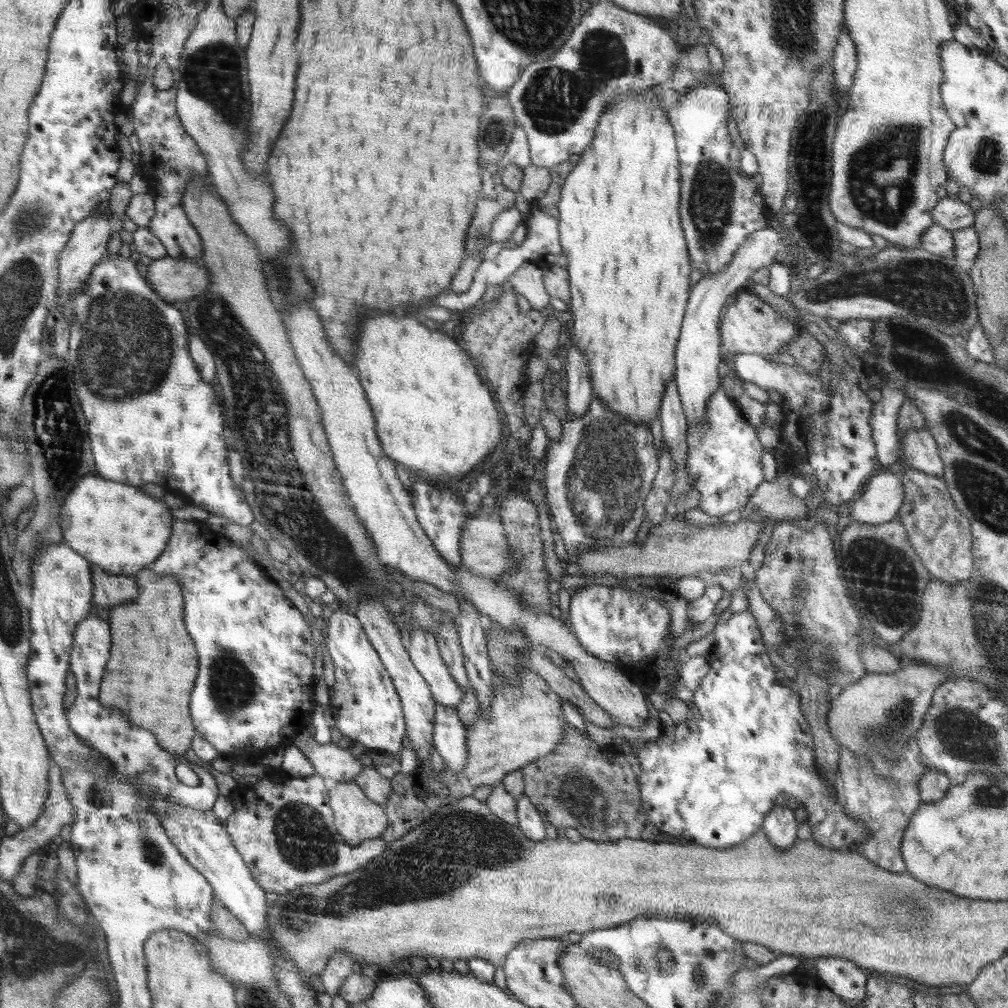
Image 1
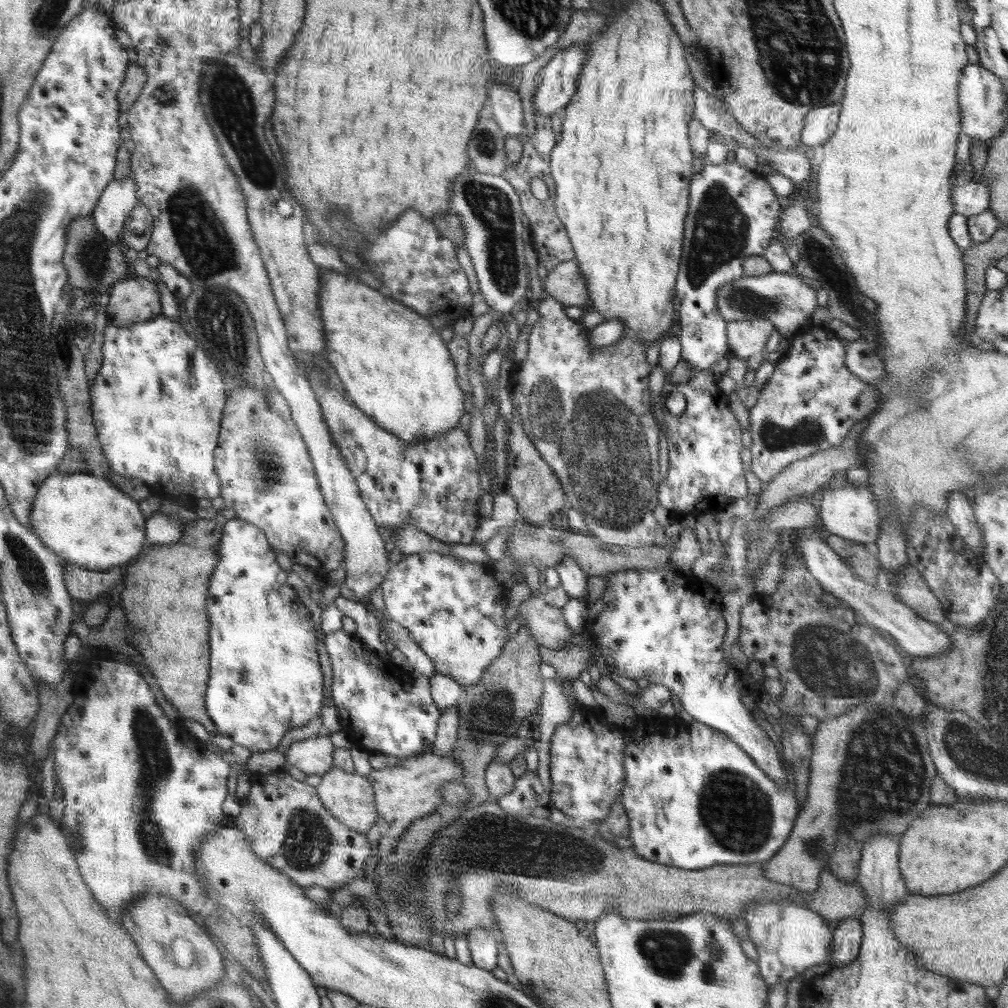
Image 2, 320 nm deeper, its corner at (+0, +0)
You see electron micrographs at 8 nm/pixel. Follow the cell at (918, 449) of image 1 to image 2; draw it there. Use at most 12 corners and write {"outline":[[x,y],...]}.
{"outline":[[948,495],[946,515],[964,544],[982,556],[983,536],[970,499]]}

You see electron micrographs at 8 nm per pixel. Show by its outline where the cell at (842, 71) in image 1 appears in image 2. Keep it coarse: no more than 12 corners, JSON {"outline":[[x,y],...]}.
{"outline":[[841,100],[805,116],[802,148],[819,149],[833,135]]}

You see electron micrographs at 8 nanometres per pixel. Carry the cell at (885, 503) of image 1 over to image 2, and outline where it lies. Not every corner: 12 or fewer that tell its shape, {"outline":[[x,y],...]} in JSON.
{"outline":[[866,484],[826,488],[819,531],[869,547],[880,506]]}

